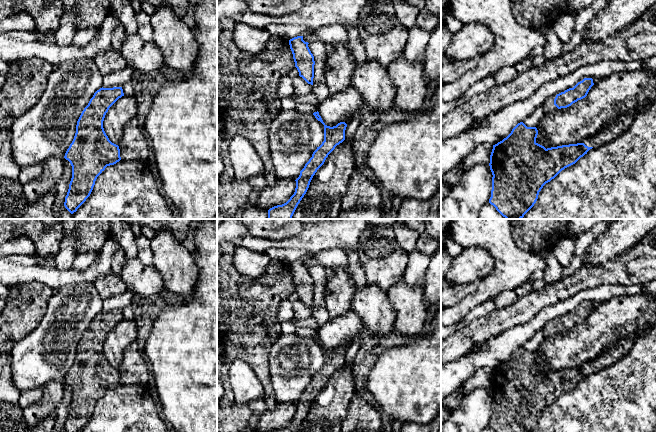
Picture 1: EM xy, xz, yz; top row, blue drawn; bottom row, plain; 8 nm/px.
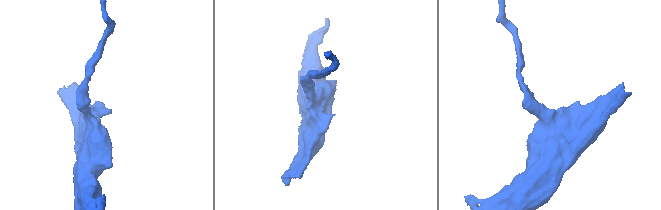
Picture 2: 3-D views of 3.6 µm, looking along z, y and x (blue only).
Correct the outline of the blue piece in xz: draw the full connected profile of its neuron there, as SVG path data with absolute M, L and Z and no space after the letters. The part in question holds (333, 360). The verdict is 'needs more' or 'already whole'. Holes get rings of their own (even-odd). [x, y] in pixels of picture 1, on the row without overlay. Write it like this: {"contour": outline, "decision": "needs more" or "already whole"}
{"contour": "M318 335L314 336L313 339L324 349L324 365L313 376L312 381L300 395L299 401L295 404L296 412L294 418L286 427L272 432L297 432L298 428L306 418L310 406L317 394L324 388L326 382L335 371L345 364L345 354L347 351L345 346L340 346L336 350L330 351L323 346Z", "decision": "already whole"}

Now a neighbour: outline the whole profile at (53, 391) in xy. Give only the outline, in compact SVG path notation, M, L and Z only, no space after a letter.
M51 381L42 388L40 401L22 409L22 415L29 427L34 427L55 411L63 399L64 381Z

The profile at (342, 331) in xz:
M350 308L343 316L328 320L319 327L318 336L327 350L333 351L340 346L348 348L360 336L362 327L361 319Z

